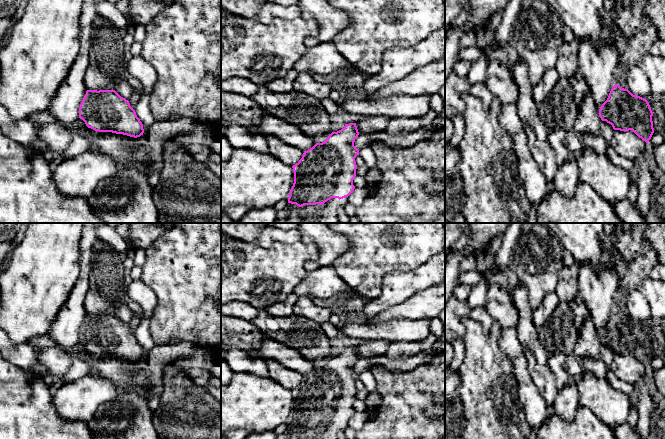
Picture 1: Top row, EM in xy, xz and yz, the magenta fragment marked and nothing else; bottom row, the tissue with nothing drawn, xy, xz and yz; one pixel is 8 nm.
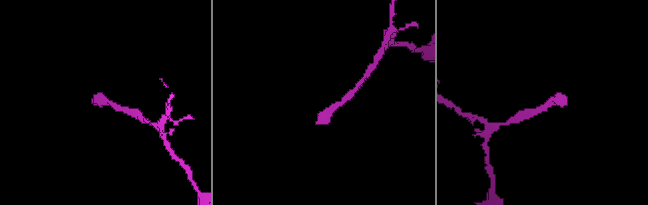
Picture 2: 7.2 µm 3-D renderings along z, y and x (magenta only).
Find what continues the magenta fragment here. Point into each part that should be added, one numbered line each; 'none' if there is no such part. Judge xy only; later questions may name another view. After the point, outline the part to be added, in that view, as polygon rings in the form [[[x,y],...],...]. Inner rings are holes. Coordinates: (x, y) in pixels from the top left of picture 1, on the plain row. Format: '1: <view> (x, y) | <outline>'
1: xy (64, 331) | [[[84,223],[80,242],[80,272],[67,302],[60,308],[48,336],[65,349],[79,343],[79,331],[86,318],[84,301],[90,285],[94,245],[100,240],[97,230],[106,223]]]

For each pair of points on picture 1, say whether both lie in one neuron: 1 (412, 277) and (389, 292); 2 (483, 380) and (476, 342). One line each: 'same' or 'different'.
1: same
2: same

